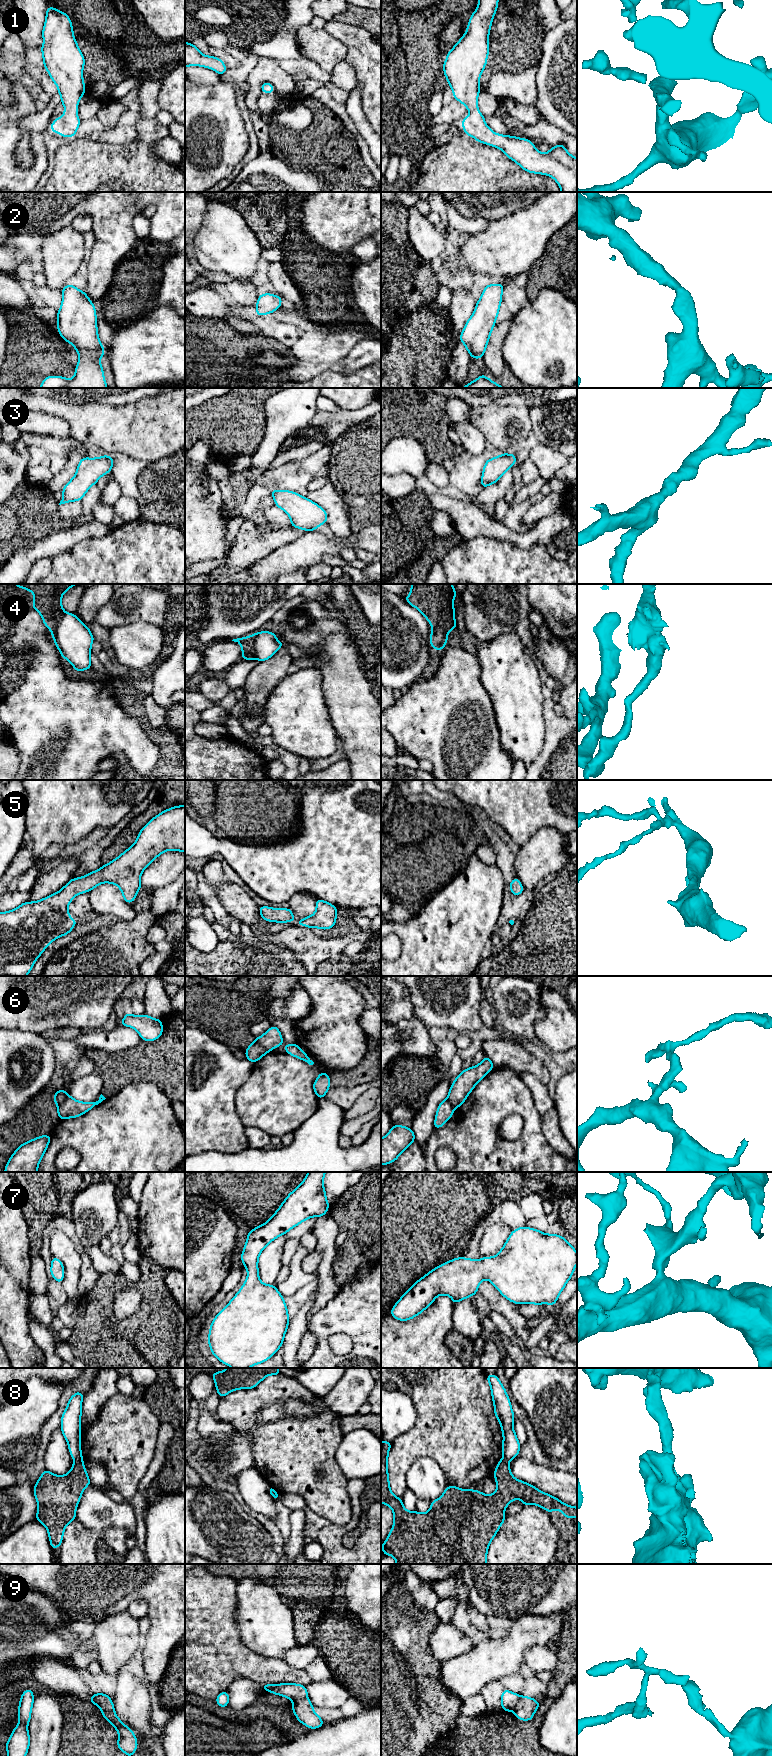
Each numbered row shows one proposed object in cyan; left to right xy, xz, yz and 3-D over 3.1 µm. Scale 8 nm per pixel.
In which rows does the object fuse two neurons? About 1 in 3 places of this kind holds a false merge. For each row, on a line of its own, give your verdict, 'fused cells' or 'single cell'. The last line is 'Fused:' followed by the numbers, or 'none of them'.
1: single cell
2: single cell
3: single cell
4: fused cells
5: single cell
6: fused cells
7: single cell
8: fused cells
9: single cell
Fused: 4, 6, 8

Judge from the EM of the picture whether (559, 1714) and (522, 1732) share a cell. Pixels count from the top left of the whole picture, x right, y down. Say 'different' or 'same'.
different

